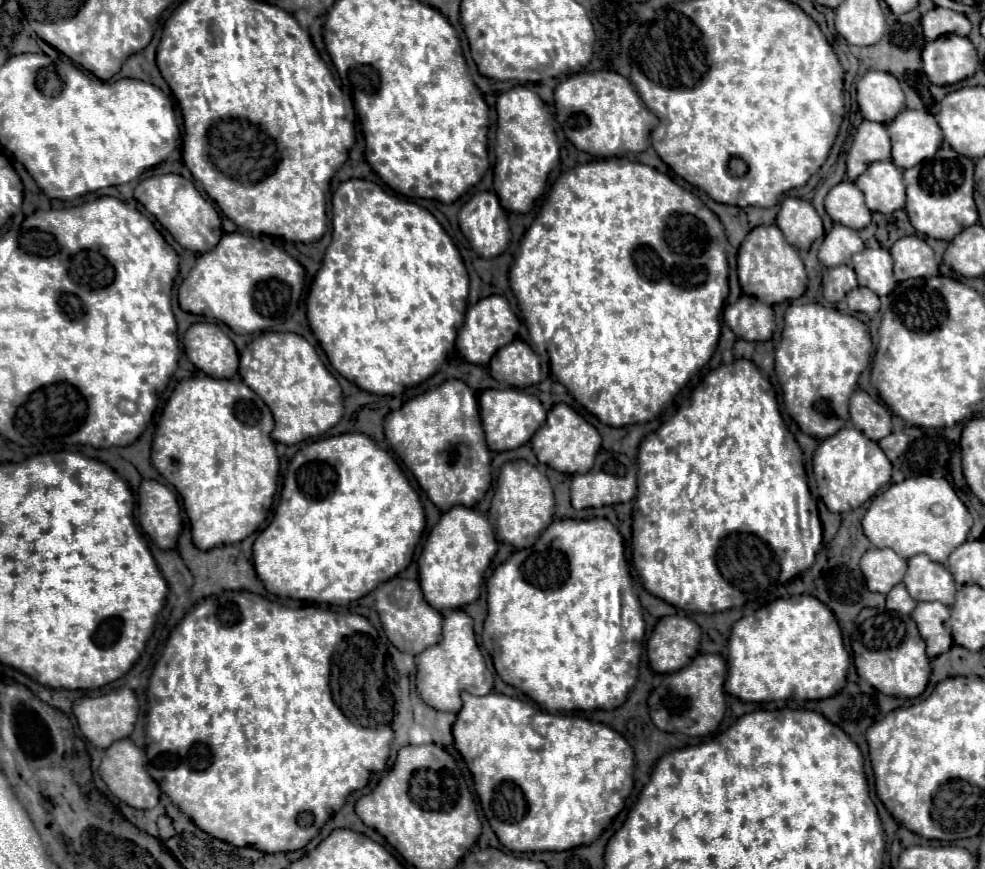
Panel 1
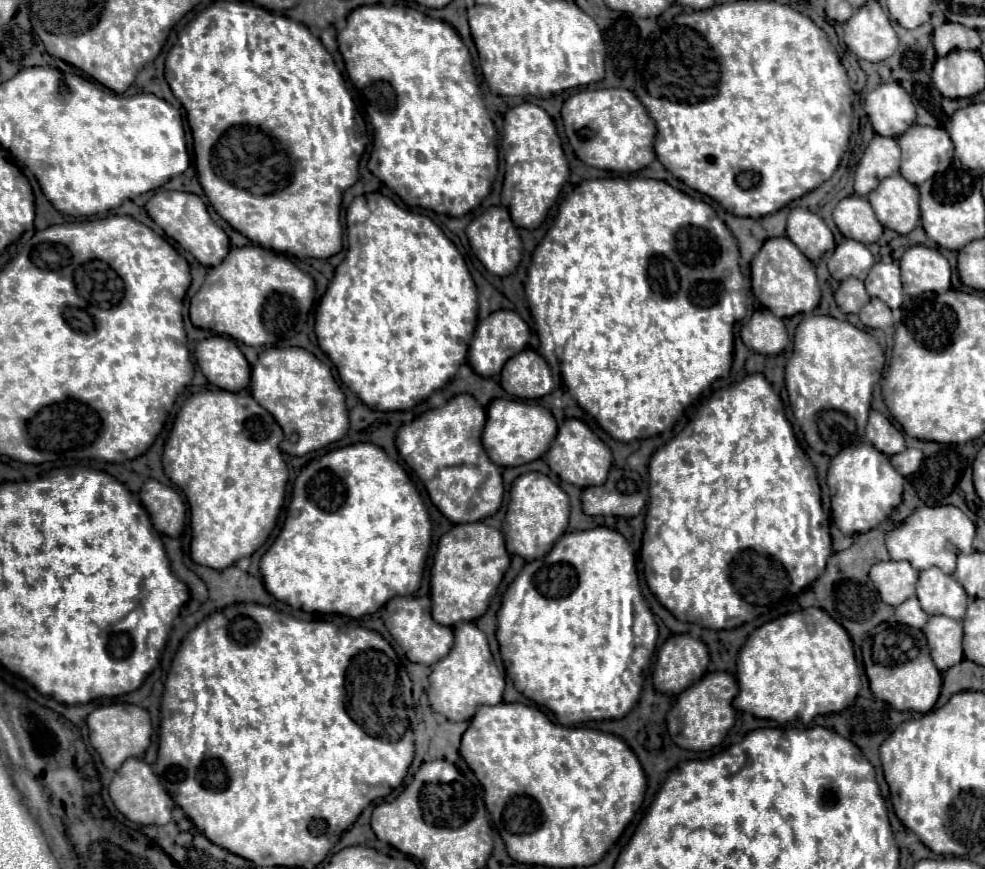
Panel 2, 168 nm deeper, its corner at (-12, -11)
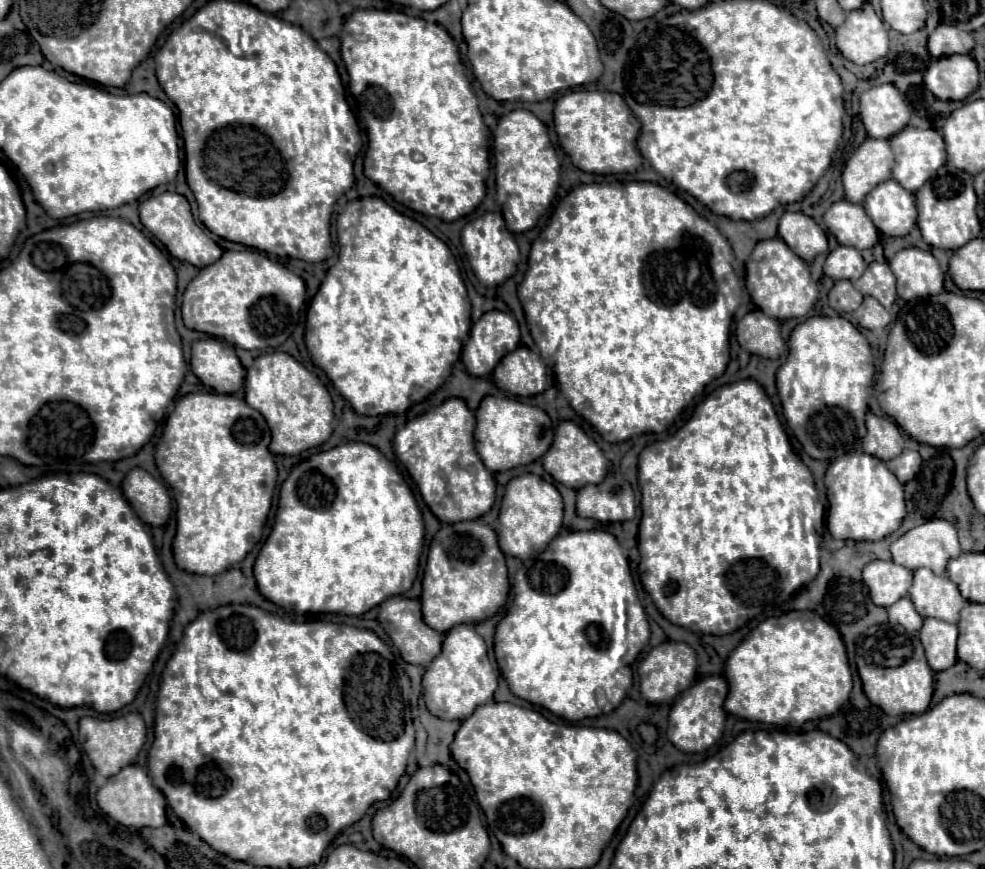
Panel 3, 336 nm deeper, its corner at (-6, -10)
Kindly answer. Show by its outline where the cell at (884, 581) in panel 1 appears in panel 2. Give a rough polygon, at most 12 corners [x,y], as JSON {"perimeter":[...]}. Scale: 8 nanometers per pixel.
{"perimeter":[[880,561],[870,579],[896,607],[914,595],[918,571],[908,561]]}

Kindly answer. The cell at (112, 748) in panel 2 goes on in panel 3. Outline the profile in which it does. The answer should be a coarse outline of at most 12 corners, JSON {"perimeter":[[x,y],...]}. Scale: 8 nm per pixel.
{"perimeter":[[136,712],[80,720],[80,742],[102,776],[134,764],[146,740]]}

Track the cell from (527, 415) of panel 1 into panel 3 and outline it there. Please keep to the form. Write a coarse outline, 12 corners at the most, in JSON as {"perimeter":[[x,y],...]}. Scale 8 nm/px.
{"perimeter":[[486,396],[476,452],[490,472],[532,464],[552,444],[538,406]]}

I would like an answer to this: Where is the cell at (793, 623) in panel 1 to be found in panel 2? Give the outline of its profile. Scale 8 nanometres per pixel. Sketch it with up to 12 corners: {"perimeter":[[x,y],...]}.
{"perimeter":[[818,607],[750,633],[732,705],[808,723],[860,689],[852,641]]}

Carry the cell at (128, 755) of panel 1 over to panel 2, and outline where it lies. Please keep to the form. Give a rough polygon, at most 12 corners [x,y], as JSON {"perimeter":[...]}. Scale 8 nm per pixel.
{"perimeter":[[136,757],[114,773],[110,797],[140,825],[166,825],[174,801]]}

